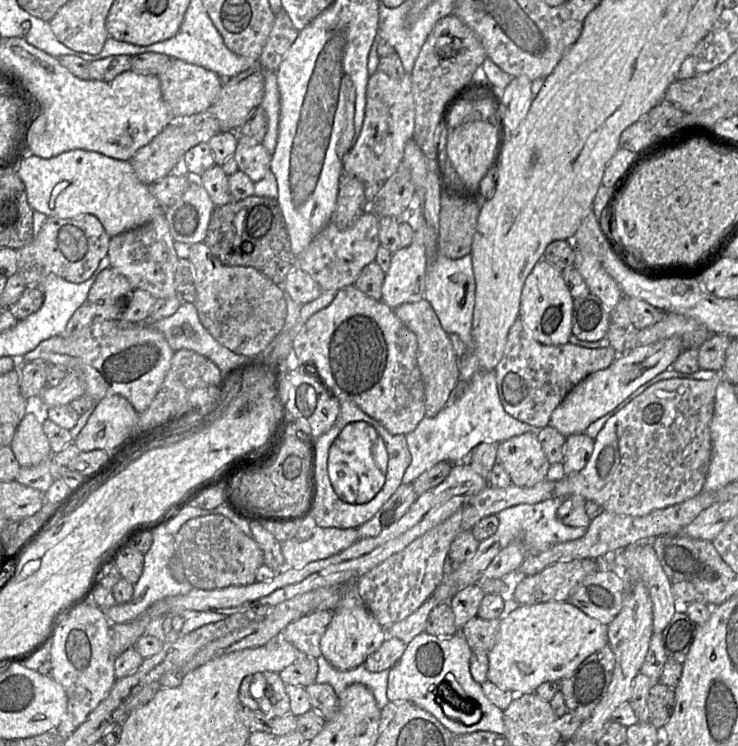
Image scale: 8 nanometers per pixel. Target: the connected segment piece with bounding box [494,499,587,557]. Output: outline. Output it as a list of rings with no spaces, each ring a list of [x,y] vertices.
[[[548,499],[535,504],[521,503],[498,512],[499,525],[494,535],[501,549],[513,541],[520,541],[525,549],[526,557],[534,556],[555,544],[583,537],[587,528],[567,526],[557,518],[557,510],[562,501],[561,499]]]

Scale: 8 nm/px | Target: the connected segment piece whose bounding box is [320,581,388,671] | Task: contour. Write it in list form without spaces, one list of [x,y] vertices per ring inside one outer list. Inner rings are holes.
[[[355,581],[344,587],[344,596],[334,609],[332,620],[320,639],[321,655],[336,669],[351,670],[362,665],[387,637],[386,629],[377,622],[357,596]]]

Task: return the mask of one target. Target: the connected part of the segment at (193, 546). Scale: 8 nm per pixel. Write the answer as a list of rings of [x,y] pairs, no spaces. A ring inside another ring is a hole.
[[[207,515],[185,522],[174,535],[176,554],[182,561],[186,580],[197,589],[214,590],[228,586],[244,586],[254,582],[257,569],[263,564],[263,552],[252,536],[245,535],[223,515]]]

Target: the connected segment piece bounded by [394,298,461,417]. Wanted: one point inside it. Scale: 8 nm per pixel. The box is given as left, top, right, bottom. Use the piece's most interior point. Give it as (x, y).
(440, 368)

